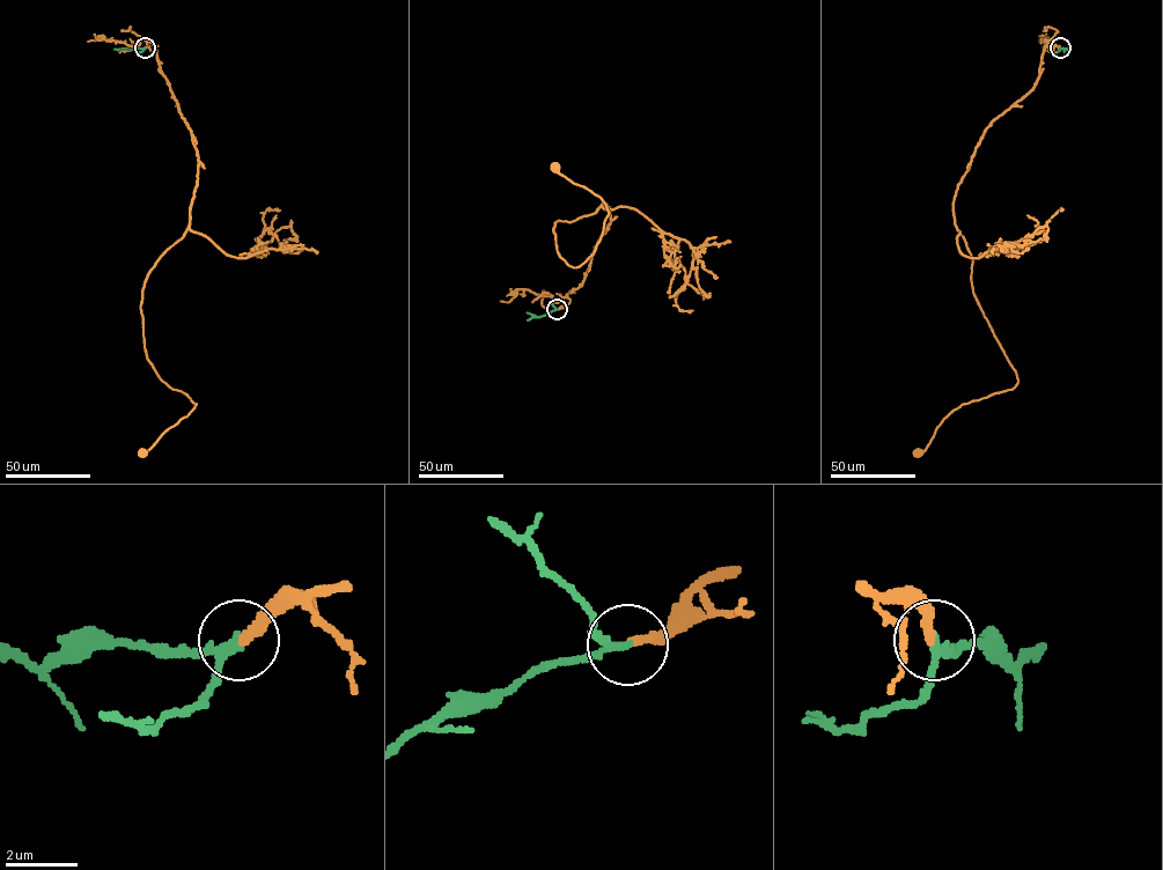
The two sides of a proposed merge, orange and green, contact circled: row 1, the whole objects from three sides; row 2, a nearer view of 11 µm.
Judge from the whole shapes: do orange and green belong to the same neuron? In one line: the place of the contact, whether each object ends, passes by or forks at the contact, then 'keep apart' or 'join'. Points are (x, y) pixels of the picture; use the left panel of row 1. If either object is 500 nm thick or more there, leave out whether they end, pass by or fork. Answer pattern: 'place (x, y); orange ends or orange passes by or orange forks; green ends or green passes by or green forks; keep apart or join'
place (145, 48); orange ends; green passes by; join

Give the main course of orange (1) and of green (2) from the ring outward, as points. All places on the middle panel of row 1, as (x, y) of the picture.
1: (557, 309), (581, 285), (610, 219), (603, 203), (554, 222), (567, 264), (594, 251), (609, 212), (556, 167)
2: (557, 309), (538, 317), (527, 312)

